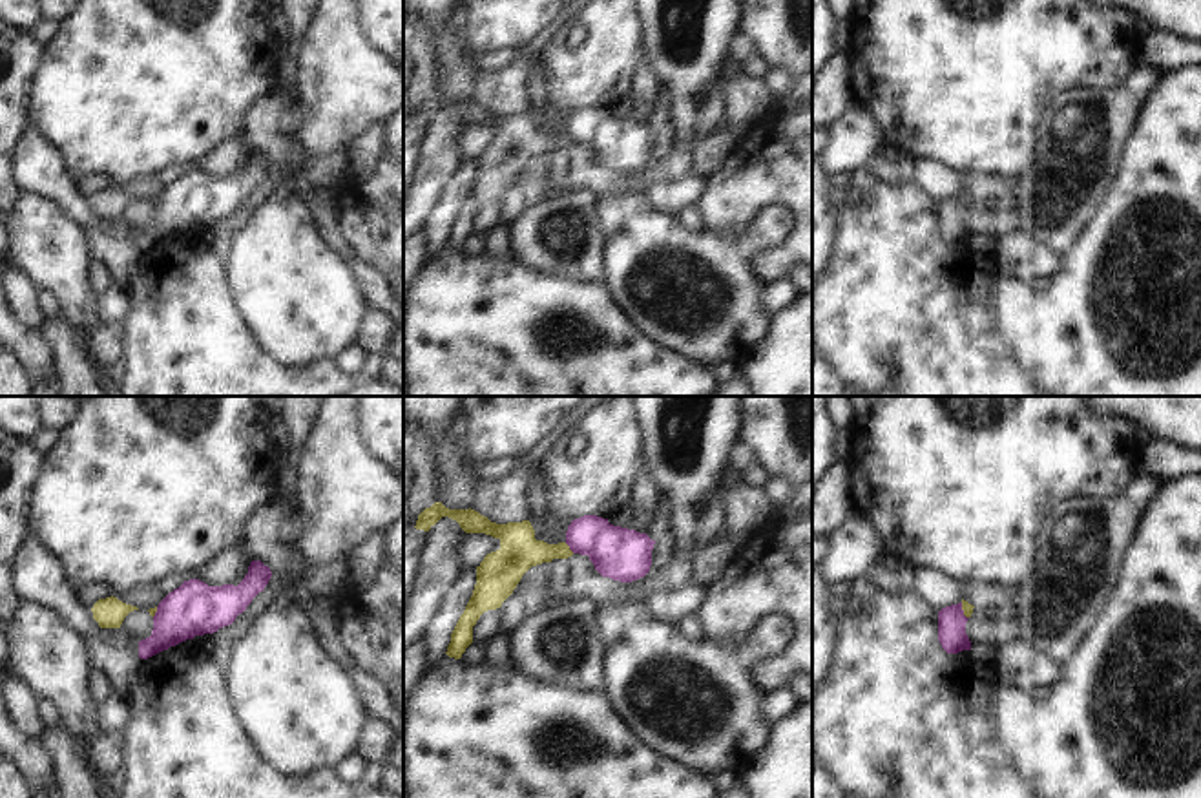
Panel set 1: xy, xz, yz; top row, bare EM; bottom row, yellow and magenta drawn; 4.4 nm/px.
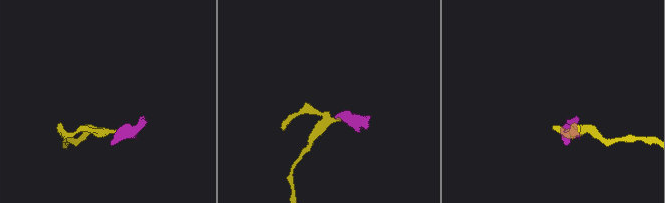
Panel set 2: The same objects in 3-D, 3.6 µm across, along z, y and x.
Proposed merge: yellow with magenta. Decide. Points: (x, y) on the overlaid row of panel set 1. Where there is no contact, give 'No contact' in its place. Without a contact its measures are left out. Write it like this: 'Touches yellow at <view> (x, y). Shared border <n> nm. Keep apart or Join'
Touches yellow at xz (568, 548). Shared border 60 nm. Keep apart

